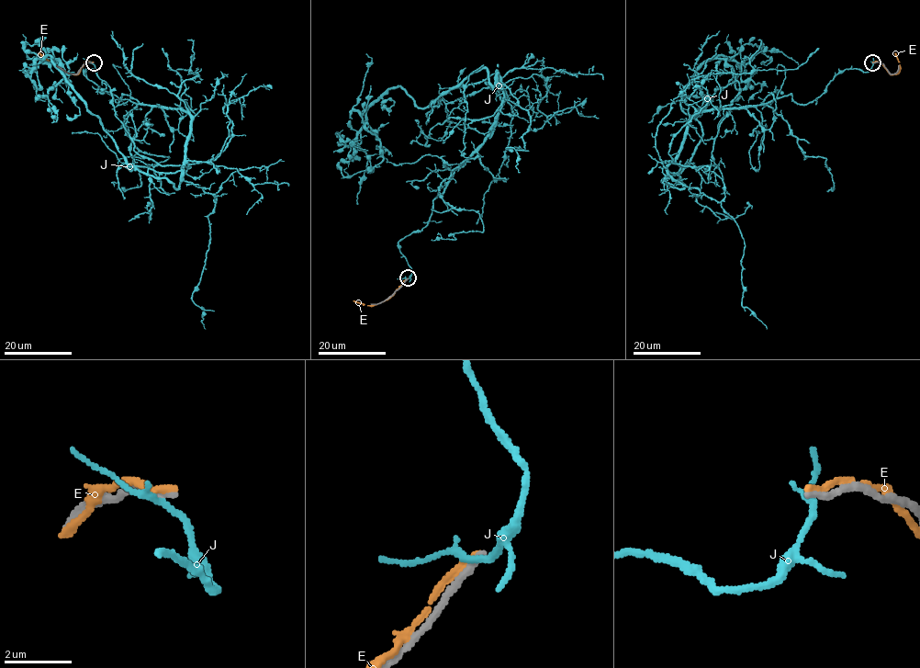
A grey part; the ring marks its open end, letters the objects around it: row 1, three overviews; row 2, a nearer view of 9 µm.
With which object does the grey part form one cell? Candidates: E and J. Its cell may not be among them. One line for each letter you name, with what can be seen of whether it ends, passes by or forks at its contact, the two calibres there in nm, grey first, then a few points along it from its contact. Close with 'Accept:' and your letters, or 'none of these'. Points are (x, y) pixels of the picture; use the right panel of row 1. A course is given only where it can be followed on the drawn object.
Accept: none of these

